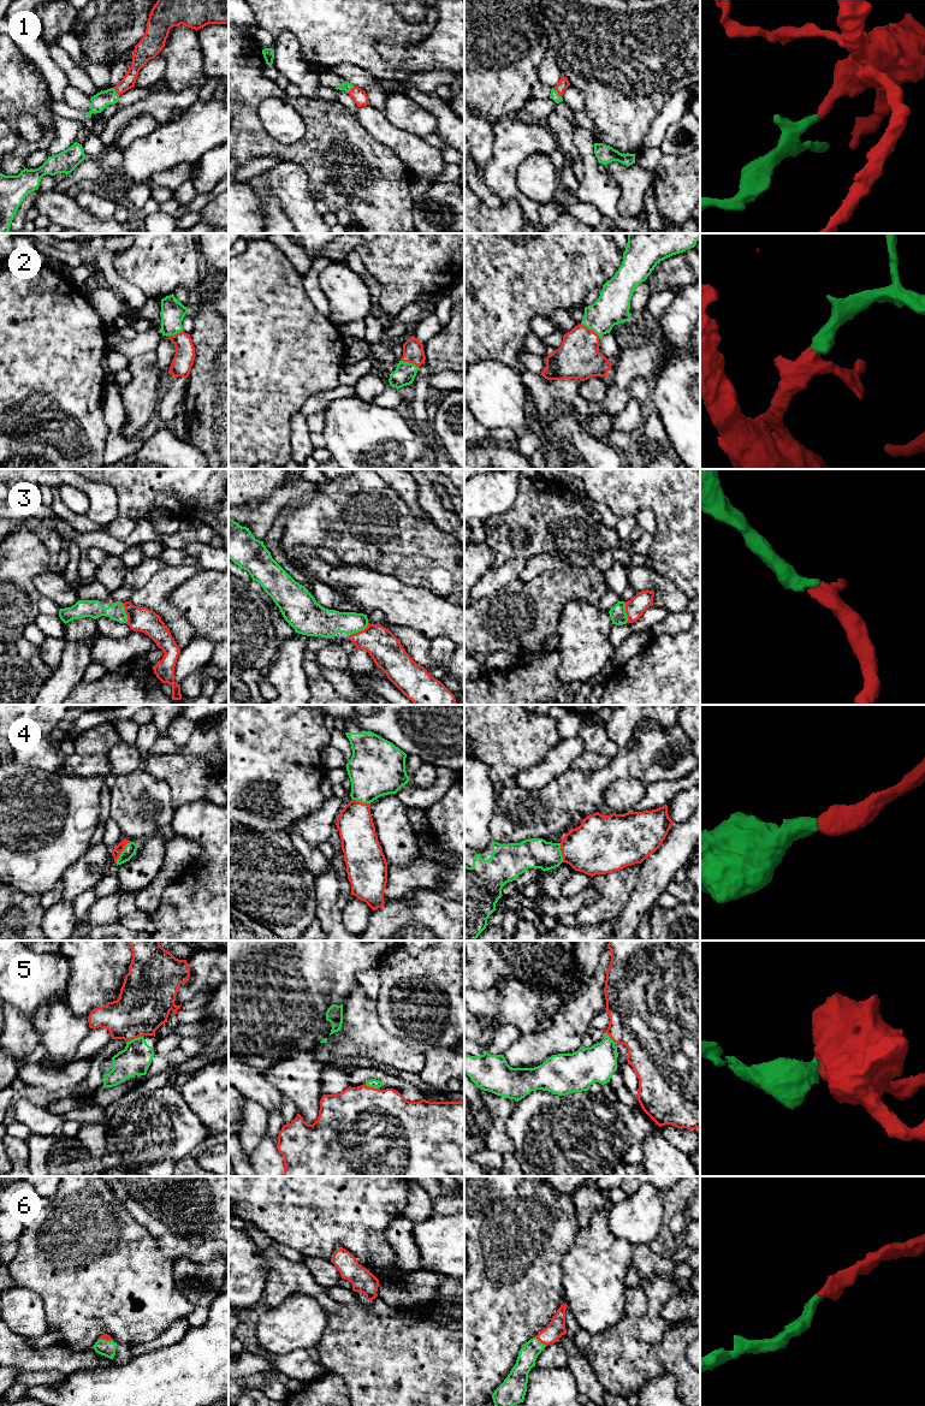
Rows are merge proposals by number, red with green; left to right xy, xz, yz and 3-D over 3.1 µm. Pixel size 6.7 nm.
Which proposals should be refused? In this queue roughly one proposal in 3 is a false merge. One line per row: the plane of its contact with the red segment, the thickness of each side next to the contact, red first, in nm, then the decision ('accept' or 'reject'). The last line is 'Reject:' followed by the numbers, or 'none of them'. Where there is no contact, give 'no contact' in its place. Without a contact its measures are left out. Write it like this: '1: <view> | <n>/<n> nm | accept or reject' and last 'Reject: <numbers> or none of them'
1: yz | 70/60 nm | accept
2: yz | 280/220 nm | accept
3: xz | 220/190 nm | accept
4: xy | 60/80 nm | accept
5: xy | 360/200 nm | accept
6: yz | 120/130 nm | accept
Reject: none of them

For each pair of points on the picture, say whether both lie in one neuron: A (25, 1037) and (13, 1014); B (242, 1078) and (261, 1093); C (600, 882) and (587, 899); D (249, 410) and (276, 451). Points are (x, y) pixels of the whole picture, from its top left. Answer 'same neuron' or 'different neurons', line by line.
A: same neuron
B: same neuron
C: different neurons
D: same neuron

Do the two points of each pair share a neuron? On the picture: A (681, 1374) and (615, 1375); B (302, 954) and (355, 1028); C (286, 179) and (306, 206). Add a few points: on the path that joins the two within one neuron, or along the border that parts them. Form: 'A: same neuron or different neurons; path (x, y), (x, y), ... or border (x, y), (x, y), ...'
A: different neurons; border (660, 1345), (658, 1358), (668, 1372)
B: different neurons; border (359, 985), (342, 1003)
C: same neuron; path (290, 185), (292, 193), (300, 200)

